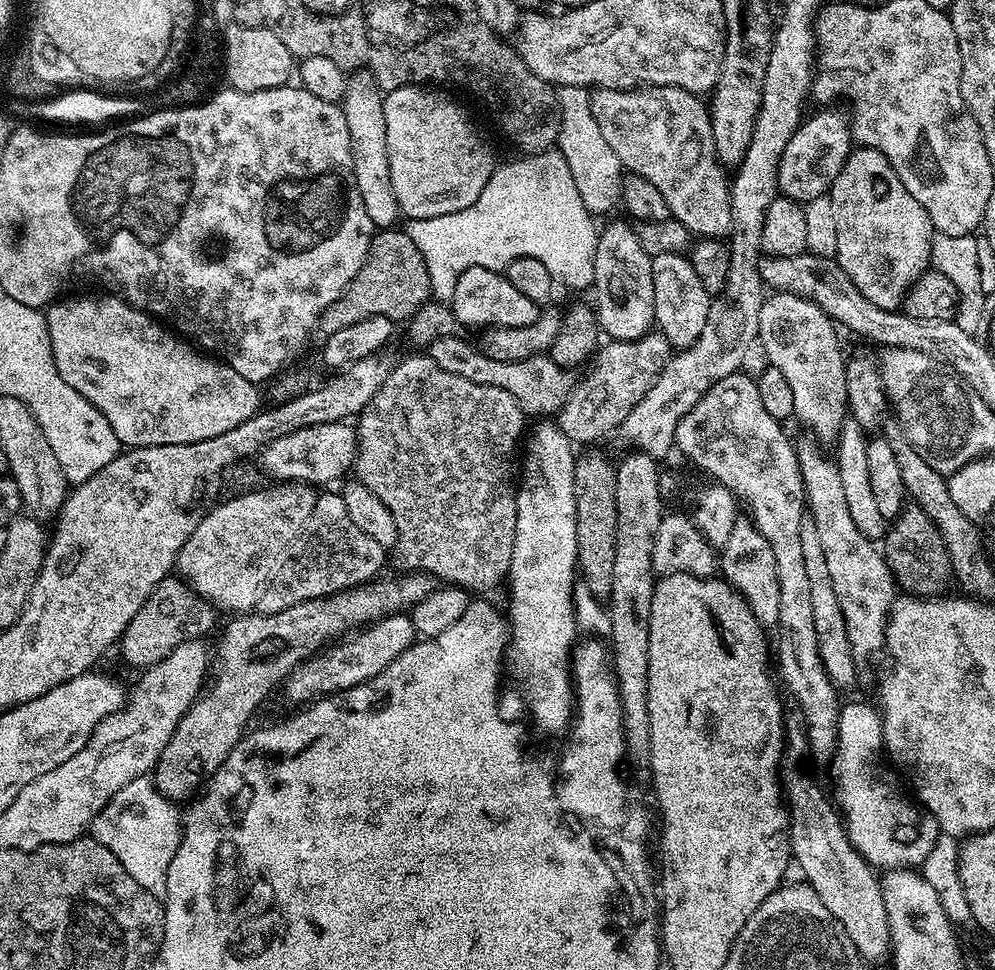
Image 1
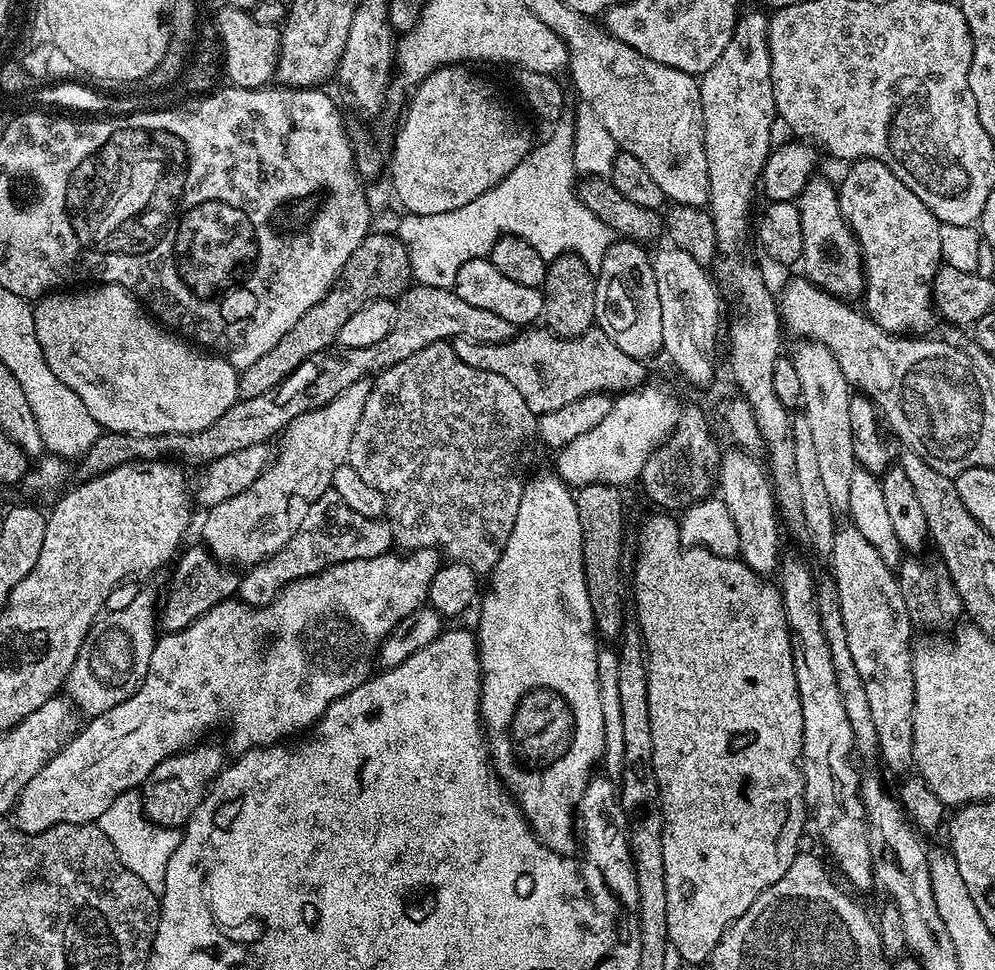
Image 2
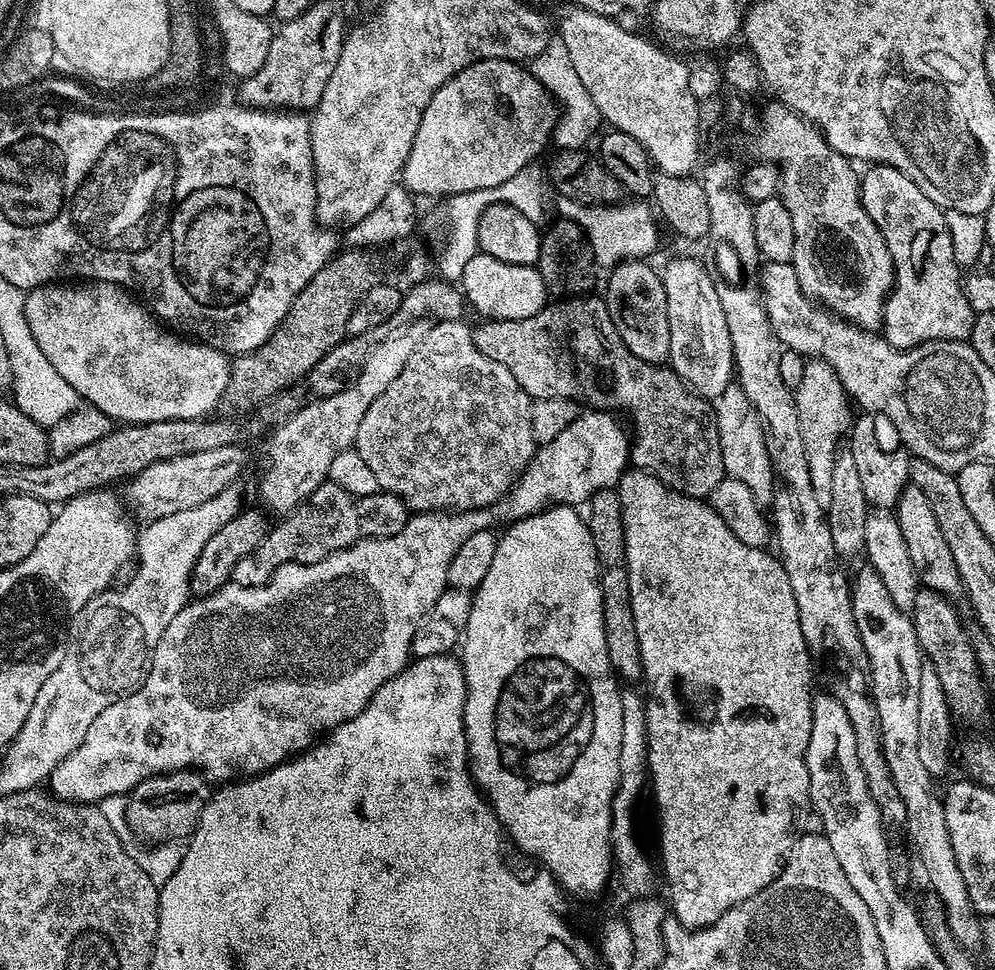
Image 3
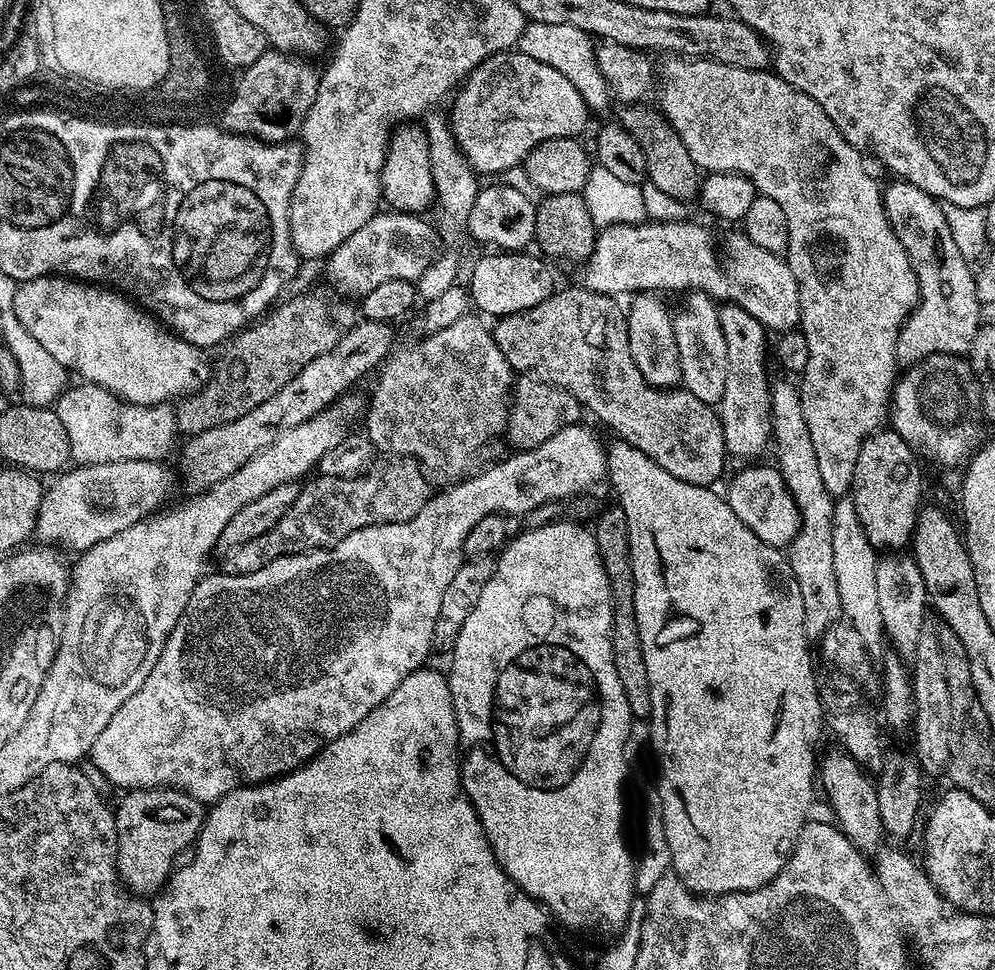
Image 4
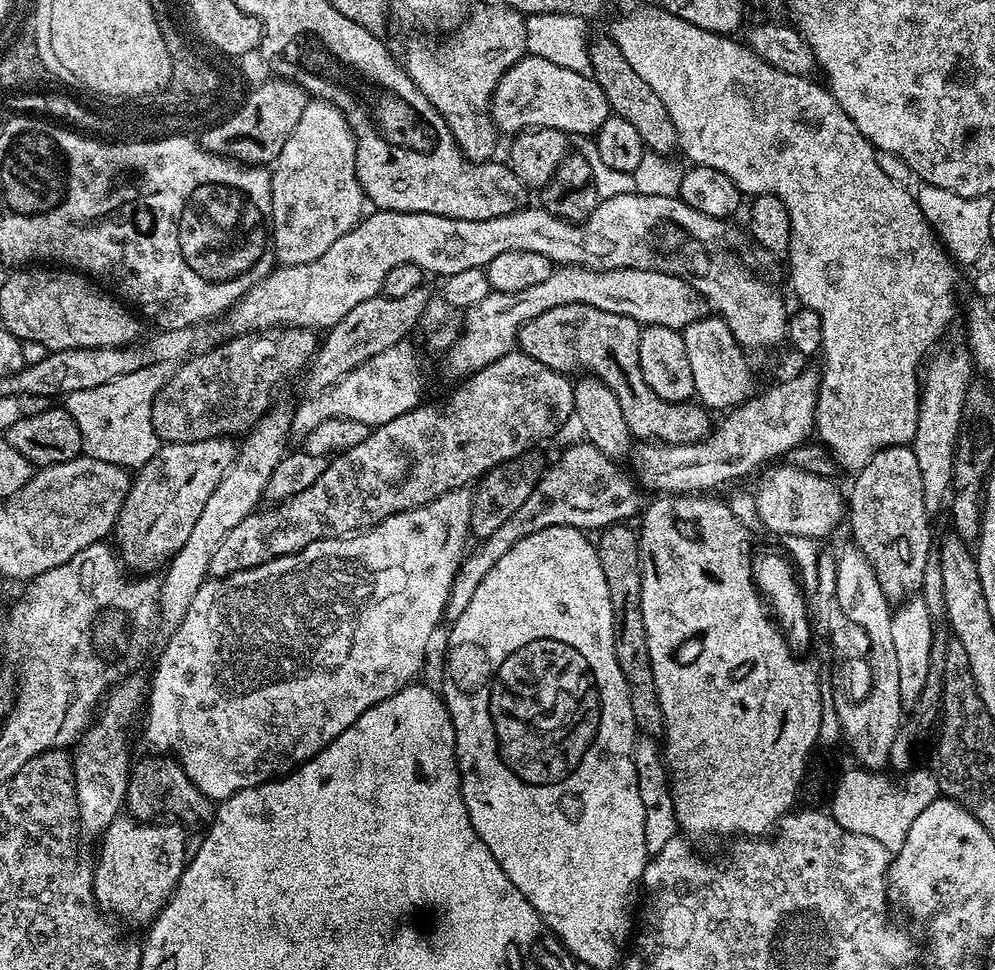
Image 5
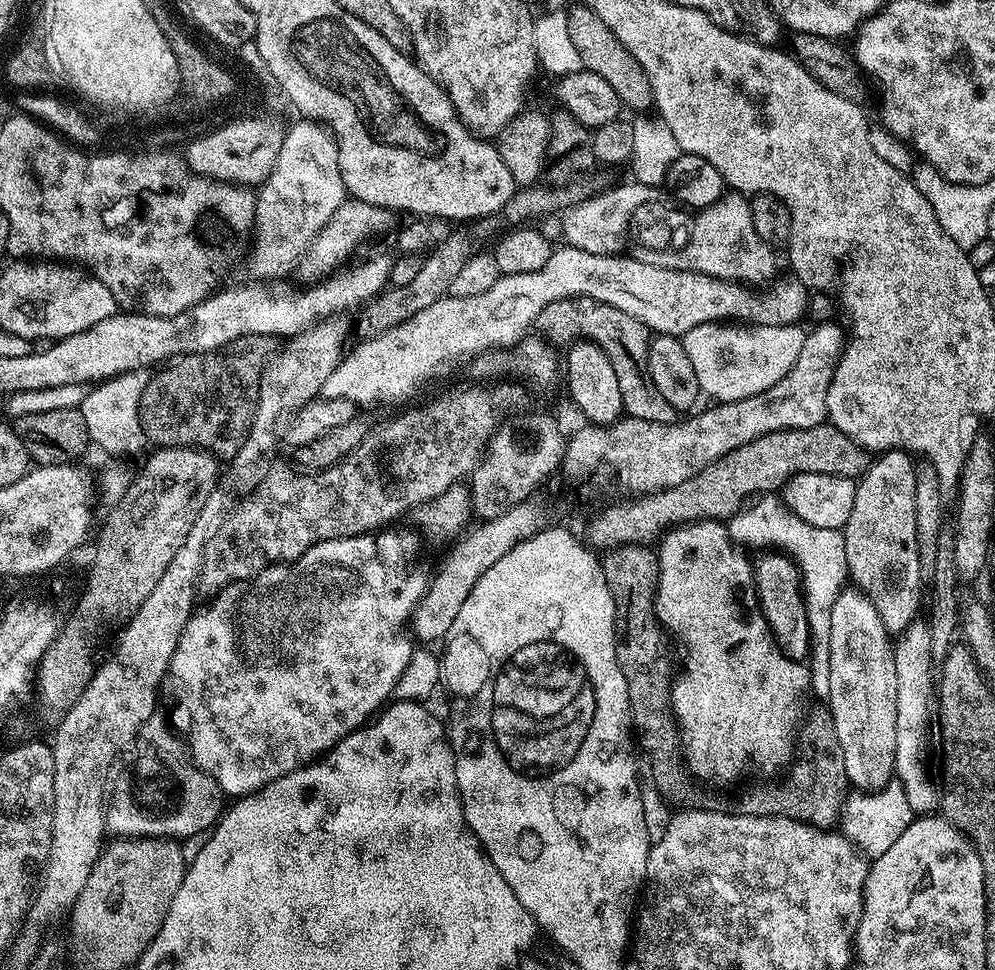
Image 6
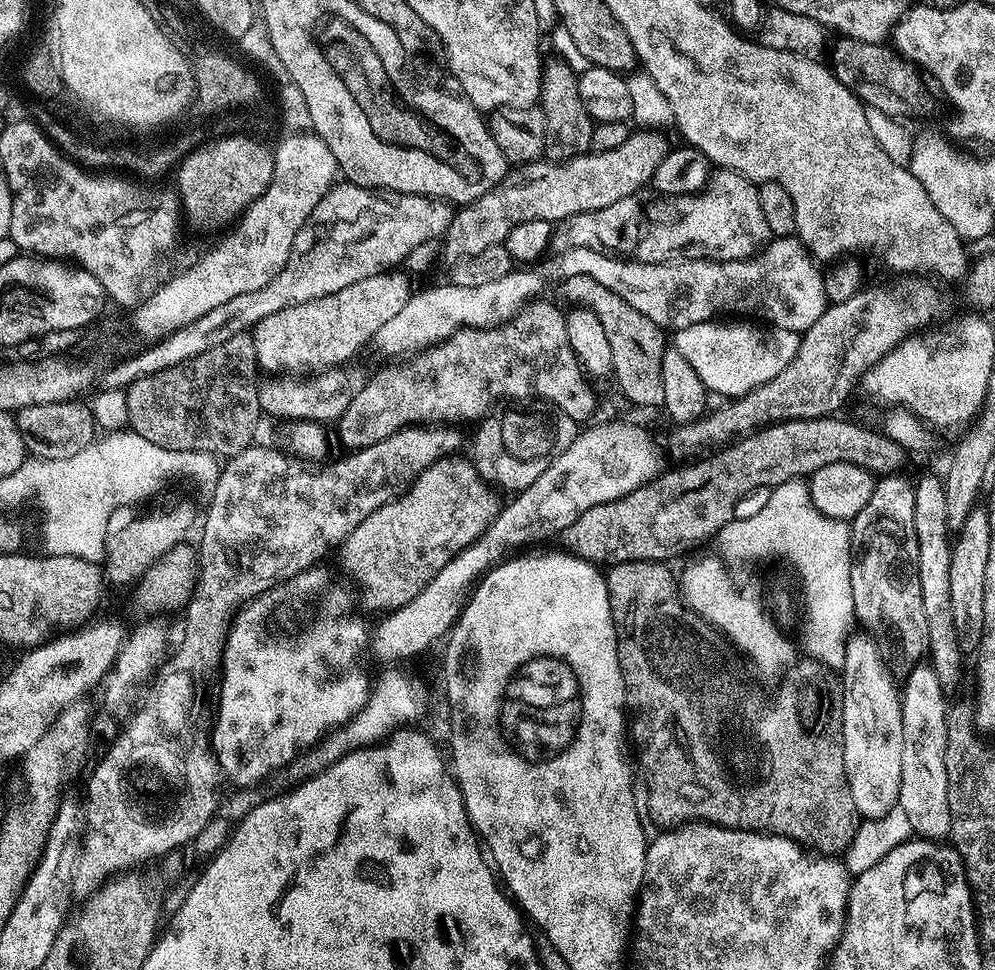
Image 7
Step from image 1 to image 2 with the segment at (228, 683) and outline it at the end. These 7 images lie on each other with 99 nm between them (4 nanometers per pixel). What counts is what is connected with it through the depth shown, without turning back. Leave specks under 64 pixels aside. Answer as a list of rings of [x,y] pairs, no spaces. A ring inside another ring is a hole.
[[[197,742],[190,750],[176,752],[170,758],[158,762],[158,766],[154,766],[154,770],[144,780],[139,789],[140,798],[144,801],[144,812],[155,824],[183,829],[194,814],[194,810],[198,810],[198,806],[204,801],[212,781],[224,771],[225,749],[208,743]]]

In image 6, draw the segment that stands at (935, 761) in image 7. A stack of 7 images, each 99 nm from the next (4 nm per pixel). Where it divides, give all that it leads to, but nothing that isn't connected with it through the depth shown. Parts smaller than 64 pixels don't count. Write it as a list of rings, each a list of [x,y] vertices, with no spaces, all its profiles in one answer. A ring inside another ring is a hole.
[[[914,622],[895,643],[892,657],[898,678],[896,709],[898,722],[896,743],[895,779],[902,782],[906,799],[913,814],[932,814],[939,809],[941,789],[932,781],[928,769],[928,747],[934,744],[934,701],[938,696],[938,684],[934,679],[934,663],[931,658],[931,630],[927,623]]]

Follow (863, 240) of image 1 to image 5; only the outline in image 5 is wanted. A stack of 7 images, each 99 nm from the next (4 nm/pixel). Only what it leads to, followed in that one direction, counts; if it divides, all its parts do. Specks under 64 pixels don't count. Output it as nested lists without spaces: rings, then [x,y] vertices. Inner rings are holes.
[[[963,343],[956,344],[953,348],[939,348],[931,353],[922,372],[918,426],[910,445],[914,458],[918,458],[924,501],[929,510],[936,510],[943,500],[945,503],[946,493],[951,489],[952,459],[962,431],[960,420],[965,419],[964,399],[974,379],[972,356]]]

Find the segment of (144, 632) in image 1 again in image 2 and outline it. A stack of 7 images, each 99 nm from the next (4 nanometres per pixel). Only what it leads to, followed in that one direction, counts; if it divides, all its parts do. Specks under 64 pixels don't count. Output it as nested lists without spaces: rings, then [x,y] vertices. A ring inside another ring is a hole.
[[[185,547],[175,561],[176,569],[172,572],[168,593],[162,596],[162,607],[158,612],[158,624],[165,633],[177,632],[190,626],[199,616],[206,614],[214,606],[218,606],[224,600],[231,600],[237,595],[240,576],[232,573],[235,571],[229,570],[217,560],[207,547],[199,547]]]

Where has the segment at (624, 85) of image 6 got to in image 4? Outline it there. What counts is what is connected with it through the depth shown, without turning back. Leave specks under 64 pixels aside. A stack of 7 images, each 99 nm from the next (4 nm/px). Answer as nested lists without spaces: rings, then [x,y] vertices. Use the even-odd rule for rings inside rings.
[[[628,102],[618,116],[618,123],[625,128],[642,146],[642,154],[646,158],[647,183],[652,184],[662,194],[666,194],[675,200],[685,202],[695,201],[700,195],[700,181],[702,179],[701,169],[697,168],[694,158],[690,158],[690,150],[682,146],[682,138],[672,128],[671,124],[664,119],[659,111],[651,112],[640,102]]]

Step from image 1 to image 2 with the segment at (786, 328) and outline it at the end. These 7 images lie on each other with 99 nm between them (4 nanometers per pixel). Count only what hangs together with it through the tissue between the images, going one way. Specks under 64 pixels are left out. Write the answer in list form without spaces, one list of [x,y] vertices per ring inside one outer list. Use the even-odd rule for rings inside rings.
[[[800,342],[797,345],[790,352],[790,357],[801,382],[802,415],[806,422],[810,422],[822,486],[830,498],[830,506],[834,510],[844,510],[847,509],[850,498],[850,481],[858,466],[850,430],[850,398],[854,392],[846,374],[842,374],[842,366],[838,366],[834,354],[826,350],[826,346],[811,342]]]

